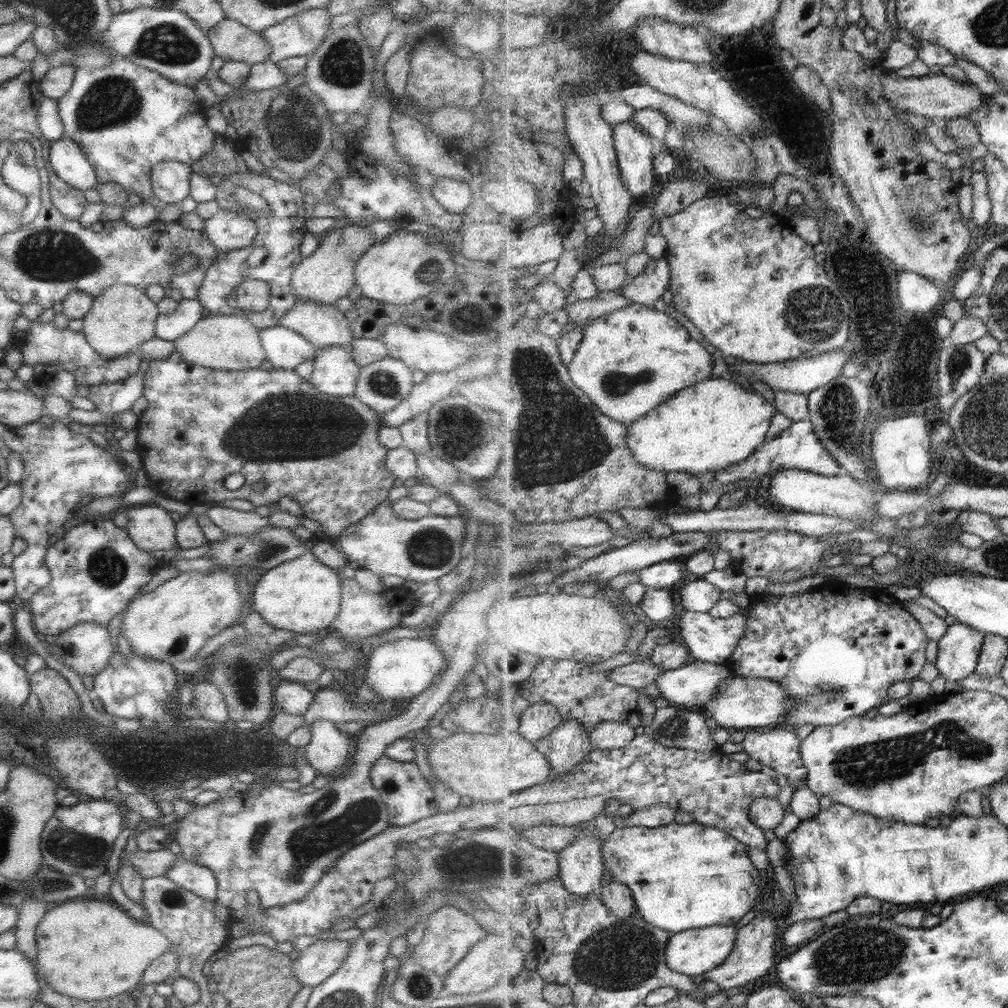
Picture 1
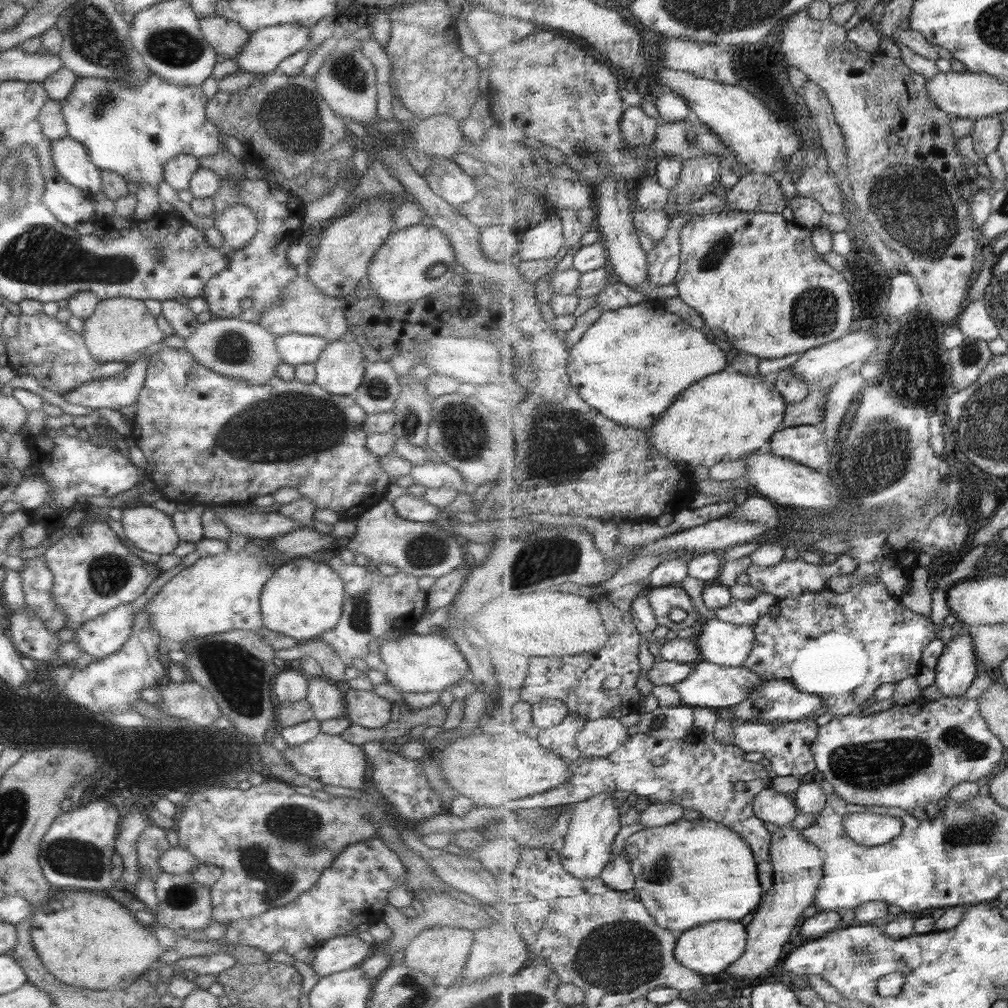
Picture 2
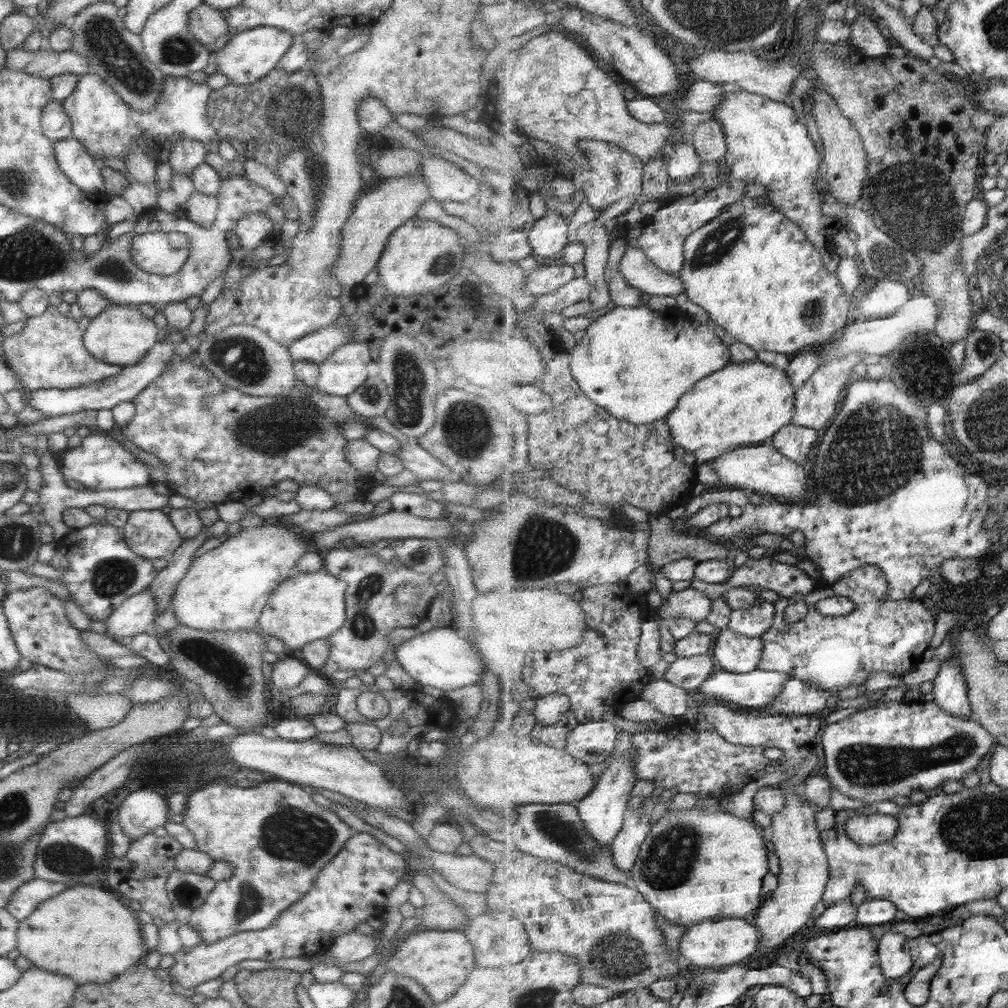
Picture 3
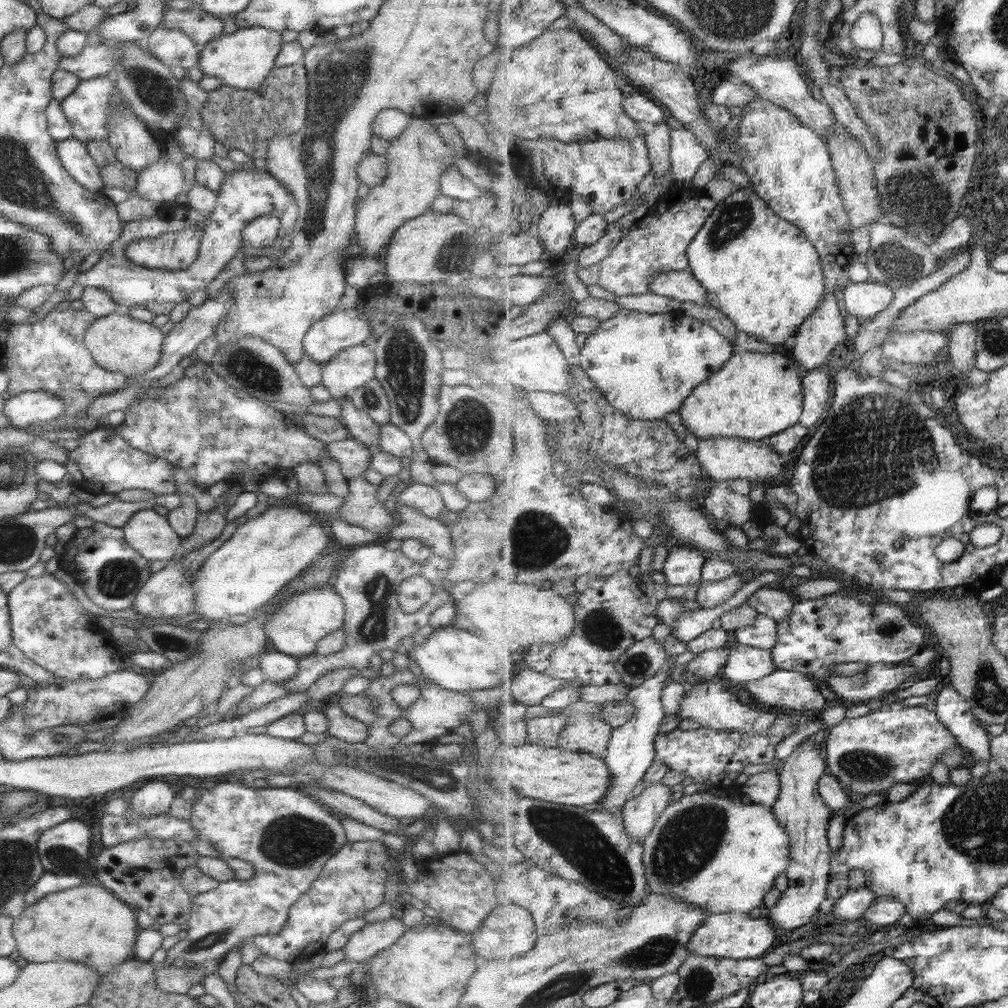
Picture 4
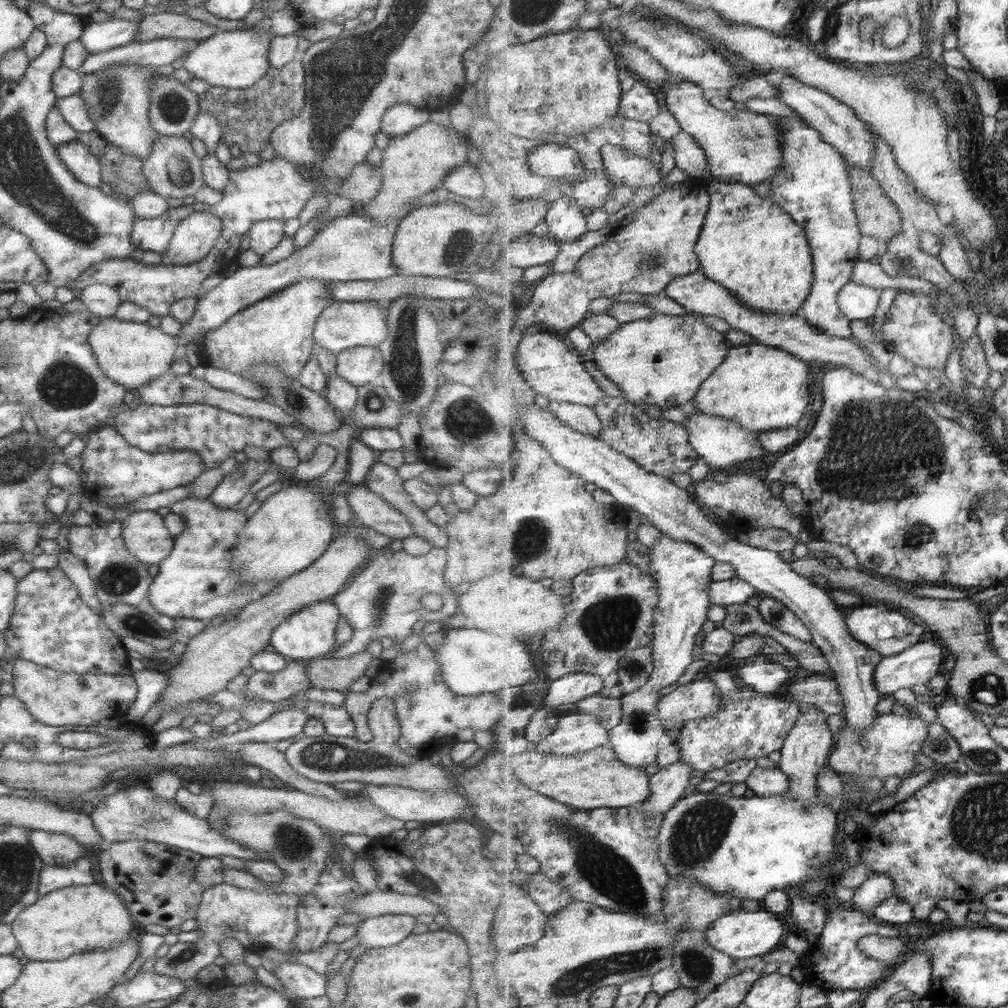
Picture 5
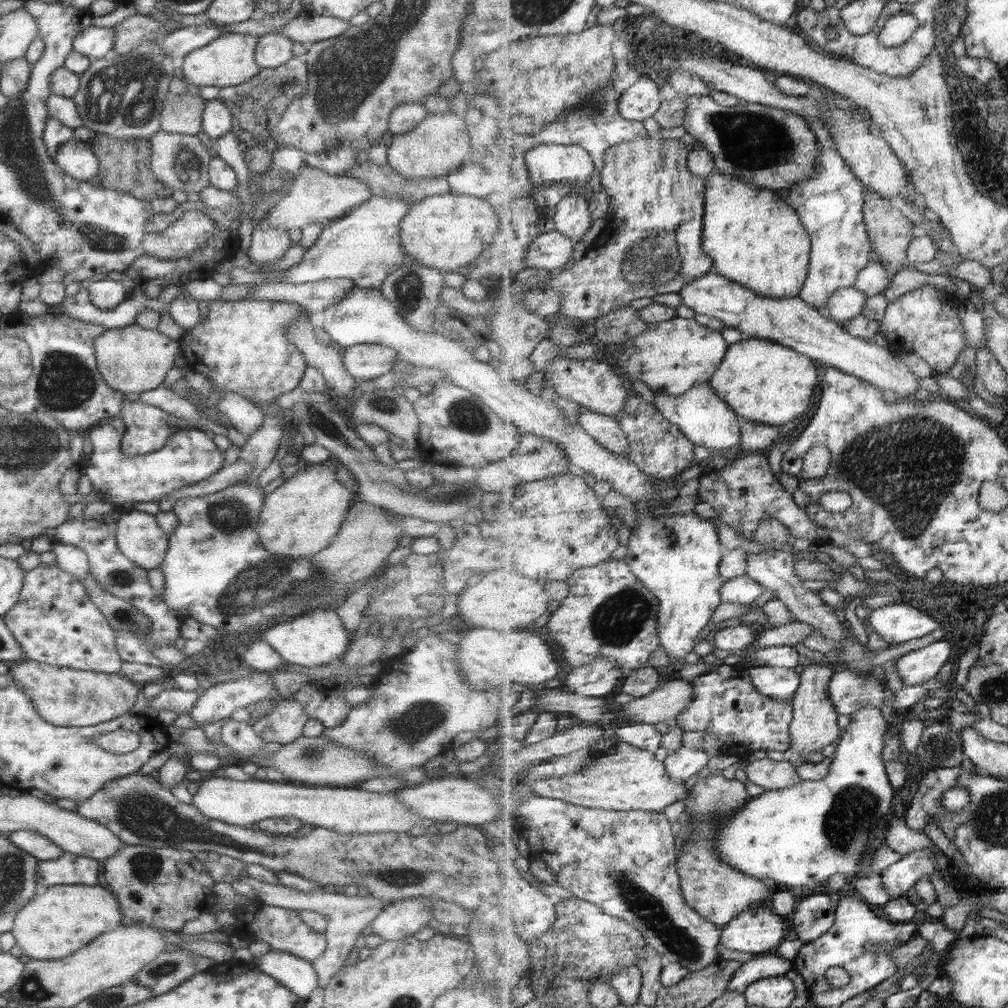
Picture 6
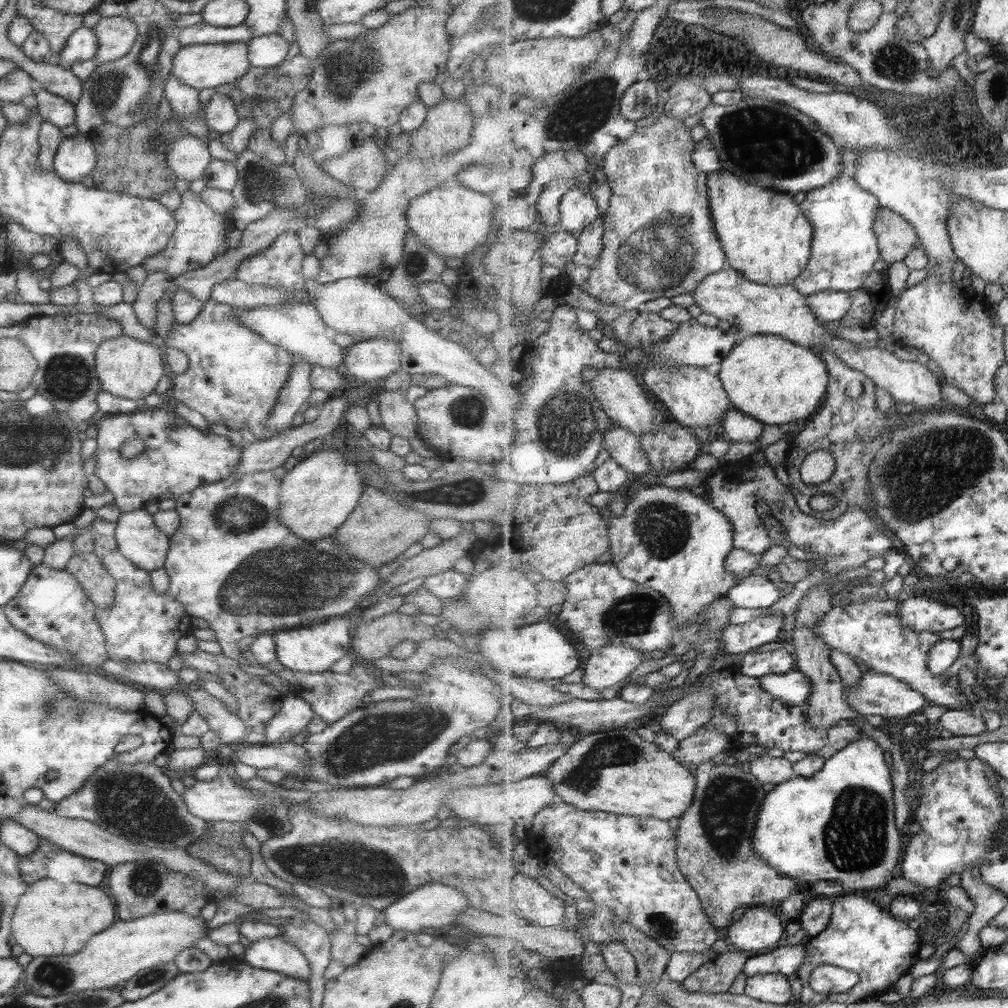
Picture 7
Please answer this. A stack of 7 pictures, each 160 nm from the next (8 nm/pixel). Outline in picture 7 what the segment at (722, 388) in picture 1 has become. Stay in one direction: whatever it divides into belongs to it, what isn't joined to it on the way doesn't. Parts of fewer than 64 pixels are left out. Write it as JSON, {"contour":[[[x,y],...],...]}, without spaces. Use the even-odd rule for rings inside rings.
{"contour":[[[774,334],[744,336],[723,360],[718,376],[734,408],[777,426],[810,419],[821,408],[830,383],[826,362],[819,351]]]}

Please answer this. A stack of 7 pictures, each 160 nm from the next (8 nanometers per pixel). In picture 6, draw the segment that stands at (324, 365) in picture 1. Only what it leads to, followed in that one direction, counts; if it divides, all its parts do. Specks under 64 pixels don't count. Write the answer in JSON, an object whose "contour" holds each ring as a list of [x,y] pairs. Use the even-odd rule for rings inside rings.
{"contour":[[[376,344],[353,345],[341,351],[344,369],[357,382],[374,380],[390,372],[395,358],[393,349]]]}

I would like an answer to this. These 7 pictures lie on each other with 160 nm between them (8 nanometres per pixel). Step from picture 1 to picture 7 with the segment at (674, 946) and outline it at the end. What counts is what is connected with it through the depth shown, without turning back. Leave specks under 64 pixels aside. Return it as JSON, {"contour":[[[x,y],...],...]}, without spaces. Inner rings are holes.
{"contour":[[[771,907],[746,908],[743,915],[727,927],[727,937],[733,949],[741,952],[765,950],[769,953],[779,948],[785,936],[785,919]]]}

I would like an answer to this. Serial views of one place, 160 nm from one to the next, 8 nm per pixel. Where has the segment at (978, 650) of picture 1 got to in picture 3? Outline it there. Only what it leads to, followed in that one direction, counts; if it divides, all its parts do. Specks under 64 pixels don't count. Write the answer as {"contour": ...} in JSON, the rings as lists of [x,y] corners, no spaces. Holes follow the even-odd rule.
{"contour":[[[956,653],[945,661],[933,681],[934,701],[958,717],[975,717],[970,703],[966,674]]]}

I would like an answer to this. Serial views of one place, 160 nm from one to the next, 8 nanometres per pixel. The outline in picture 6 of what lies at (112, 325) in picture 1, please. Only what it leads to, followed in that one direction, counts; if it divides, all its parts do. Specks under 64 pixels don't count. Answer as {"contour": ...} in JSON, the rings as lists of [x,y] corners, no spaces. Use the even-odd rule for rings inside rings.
{"contour":[[[135,324],[105,329],[94,338],[92,347],[96,369],[106,385],[130,398],[162,385],[166,372],[180,354],[178,341],[159,334],[155,329],[147,330]]]}

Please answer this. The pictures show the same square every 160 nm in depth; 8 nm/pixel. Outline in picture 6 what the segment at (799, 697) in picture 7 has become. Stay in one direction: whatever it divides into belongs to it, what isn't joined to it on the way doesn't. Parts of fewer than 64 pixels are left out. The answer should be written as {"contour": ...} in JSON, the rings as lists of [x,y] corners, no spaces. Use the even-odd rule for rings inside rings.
{"contour":[[[760,666],[749,671],[757,690],[782,701],[794,696],[802,682],[801,674],[792,668]]]}

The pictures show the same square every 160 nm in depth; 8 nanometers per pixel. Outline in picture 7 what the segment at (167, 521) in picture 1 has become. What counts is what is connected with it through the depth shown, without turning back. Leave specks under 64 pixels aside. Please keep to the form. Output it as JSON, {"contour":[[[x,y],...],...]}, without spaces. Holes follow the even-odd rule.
{"contour":[[[145,509],[121,513],[115,520],[117,551],[131,564],[147,571],[157,570],[169,546],[169,538],[155,528],[152,515]]]}

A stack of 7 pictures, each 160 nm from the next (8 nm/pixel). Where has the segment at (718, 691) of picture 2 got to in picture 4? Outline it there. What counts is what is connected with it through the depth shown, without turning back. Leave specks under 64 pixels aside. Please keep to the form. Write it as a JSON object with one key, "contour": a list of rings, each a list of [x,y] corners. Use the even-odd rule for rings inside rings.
{"contour":[[[777,669],[765,678],[741,684],[743,690],[766,706],[805,712],[821,712],[825,706],[829,706],[828,700],[810,675],[792,670]]]}

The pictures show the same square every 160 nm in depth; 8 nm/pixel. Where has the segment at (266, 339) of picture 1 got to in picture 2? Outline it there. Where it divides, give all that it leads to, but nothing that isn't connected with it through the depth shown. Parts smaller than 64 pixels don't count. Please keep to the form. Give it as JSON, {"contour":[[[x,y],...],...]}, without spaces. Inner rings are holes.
{"contour":[[[289,333],[274,337],[280,362],[293,367],[303,363],[314,363],[326,344],[326,340],[318,336],[305,334]]]}

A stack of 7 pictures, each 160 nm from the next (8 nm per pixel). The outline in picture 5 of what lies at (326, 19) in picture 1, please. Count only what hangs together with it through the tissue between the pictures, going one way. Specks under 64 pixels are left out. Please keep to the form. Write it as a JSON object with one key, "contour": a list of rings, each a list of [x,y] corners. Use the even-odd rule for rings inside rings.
{"contour":[[[217,29],[213,35],[209,36],[205,41],[201,41],[187,53],[183,58],[183,70],[189,72],[193,78],[203,80],[211,86],[221,87],[224,89],[239,90],[247,88],[255,84],[263,75],[269,71],[269,62],[267,62],[267,51],[269,51],[269,43],[272,34],[263,32],[263,30],[229,30],[229,32],[221,32]]]}

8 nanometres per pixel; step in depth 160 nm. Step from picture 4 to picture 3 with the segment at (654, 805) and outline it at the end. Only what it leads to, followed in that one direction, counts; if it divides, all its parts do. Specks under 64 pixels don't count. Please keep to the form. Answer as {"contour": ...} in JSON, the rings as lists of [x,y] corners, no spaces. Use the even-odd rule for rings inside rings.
{"contour":[[[649,804],[627,813],[622,832],[610,846],[616,867],[629,874],[639,858],[642,844],[652,829],[649,822]]]}

